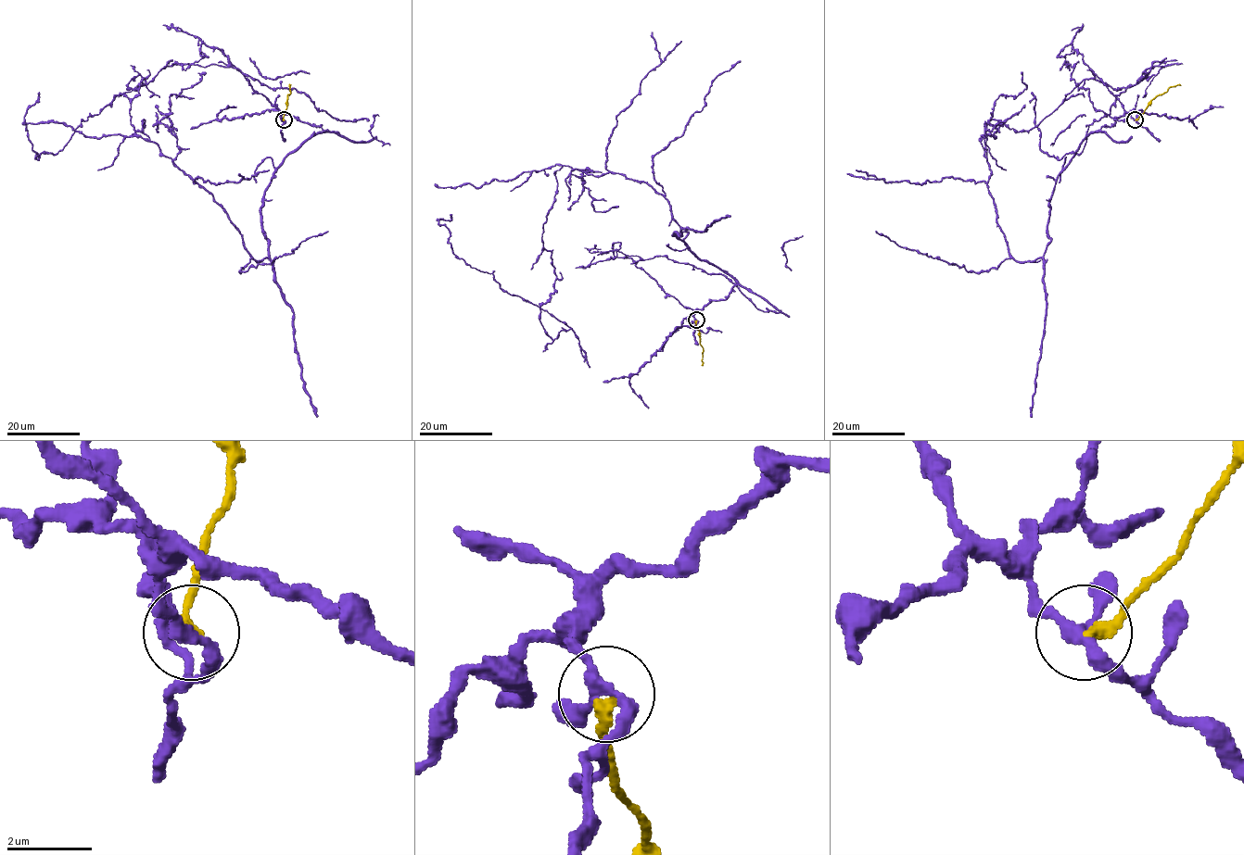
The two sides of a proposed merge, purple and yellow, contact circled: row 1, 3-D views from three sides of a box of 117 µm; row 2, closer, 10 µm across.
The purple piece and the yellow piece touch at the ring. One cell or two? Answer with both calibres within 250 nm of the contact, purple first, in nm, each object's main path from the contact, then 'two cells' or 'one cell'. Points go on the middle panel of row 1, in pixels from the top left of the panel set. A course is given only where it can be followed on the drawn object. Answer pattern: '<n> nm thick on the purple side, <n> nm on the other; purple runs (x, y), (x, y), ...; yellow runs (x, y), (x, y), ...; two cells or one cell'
240 nm thick on the purple side, 300 nm on the other; purple runs (695, 320), (736, 282), (643, 182), (555, 172), (539, 306), (453, 253), (437, 220), (451, 217); yellow runs (696, 320), (703, 350), (702, 366); two cells

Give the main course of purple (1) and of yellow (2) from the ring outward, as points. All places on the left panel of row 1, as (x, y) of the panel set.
1: (283, 119), (323, 131), (271, 178), (257, 261), (133, 128), (144, 79), (38, 159), (39, 92)
2: (284, 119), (289, 85)

